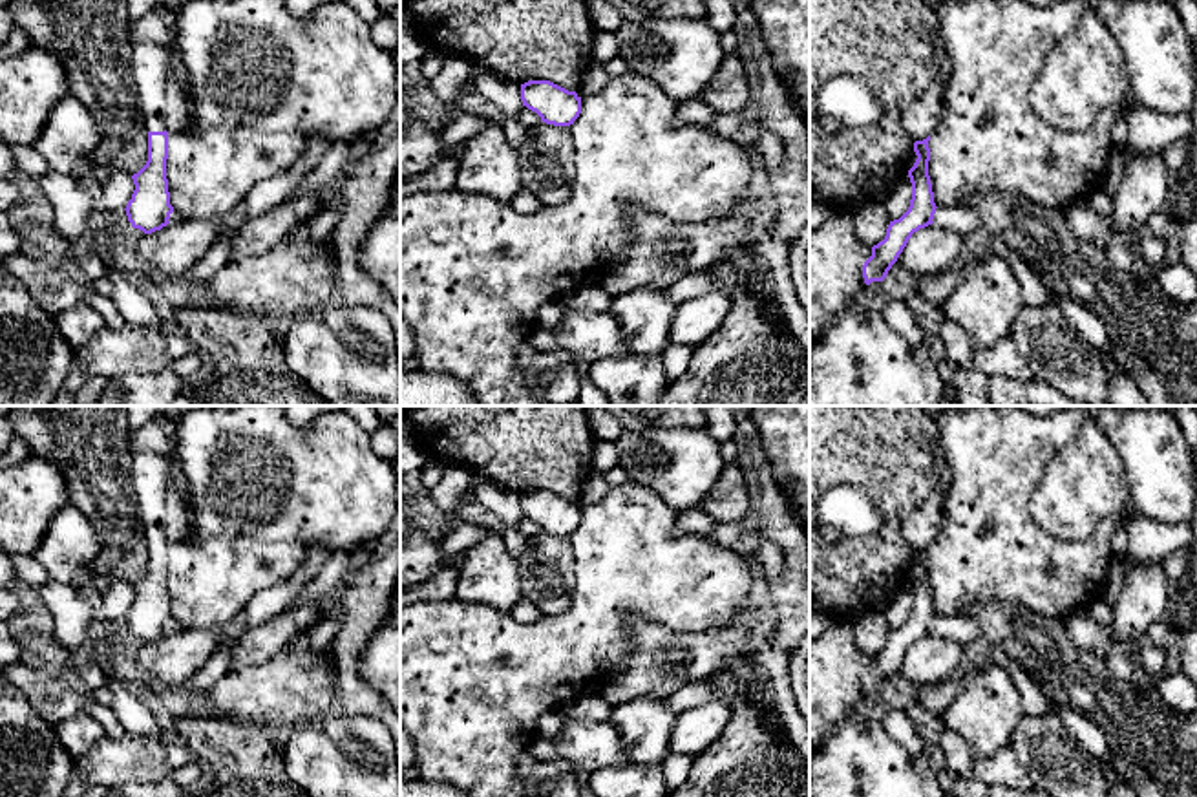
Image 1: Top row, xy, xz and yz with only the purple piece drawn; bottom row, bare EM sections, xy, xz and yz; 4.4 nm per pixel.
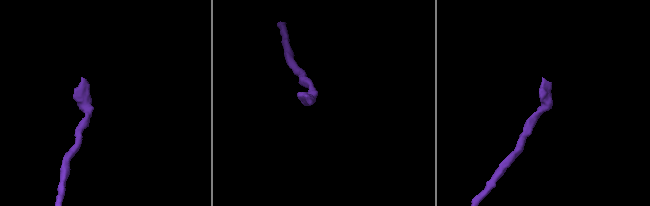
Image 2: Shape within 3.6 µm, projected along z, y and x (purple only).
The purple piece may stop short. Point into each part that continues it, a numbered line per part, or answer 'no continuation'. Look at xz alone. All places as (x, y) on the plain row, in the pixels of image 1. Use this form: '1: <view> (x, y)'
no continuation

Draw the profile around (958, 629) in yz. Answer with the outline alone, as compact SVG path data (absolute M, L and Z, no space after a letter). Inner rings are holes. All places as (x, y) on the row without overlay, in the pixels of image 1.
M937 616L932 631L945 640L959 642L963 645L974 643L981 638L980 629L972 622L959 616Z

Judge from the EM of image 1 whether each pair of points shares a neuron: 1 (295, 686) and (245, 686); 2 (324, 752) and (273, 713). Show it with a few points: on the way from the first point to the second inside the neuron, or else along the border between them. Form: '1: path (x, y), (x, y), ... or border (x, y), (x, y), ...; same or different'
1: path (282, 686), (258, 686); same
2: border (331, 710), (289, 730); different

